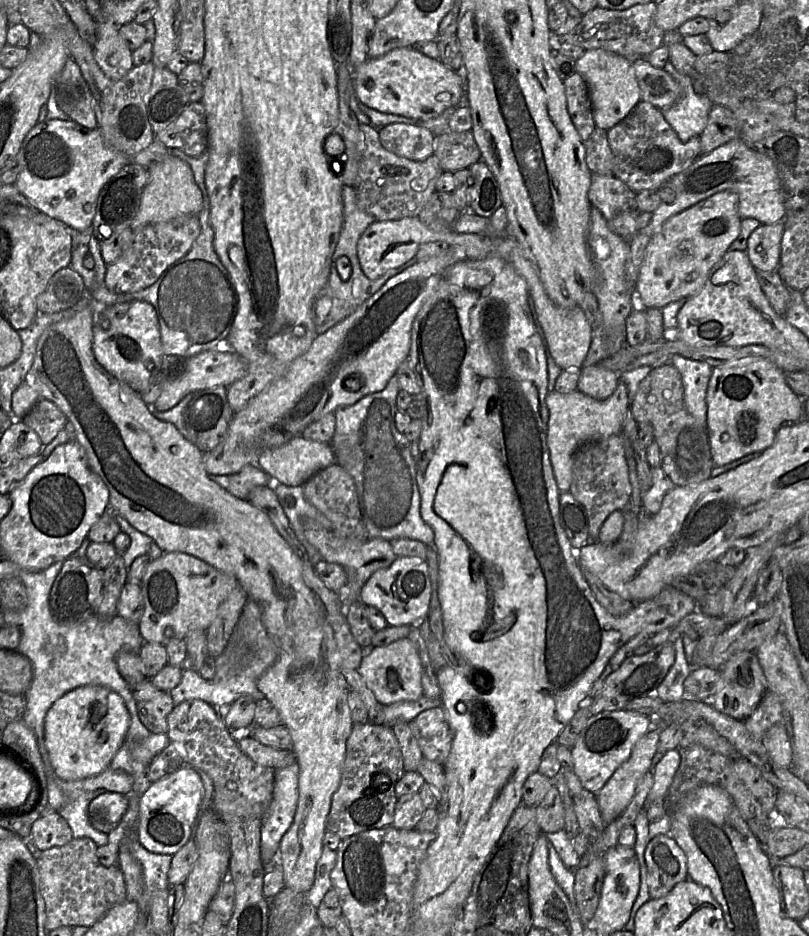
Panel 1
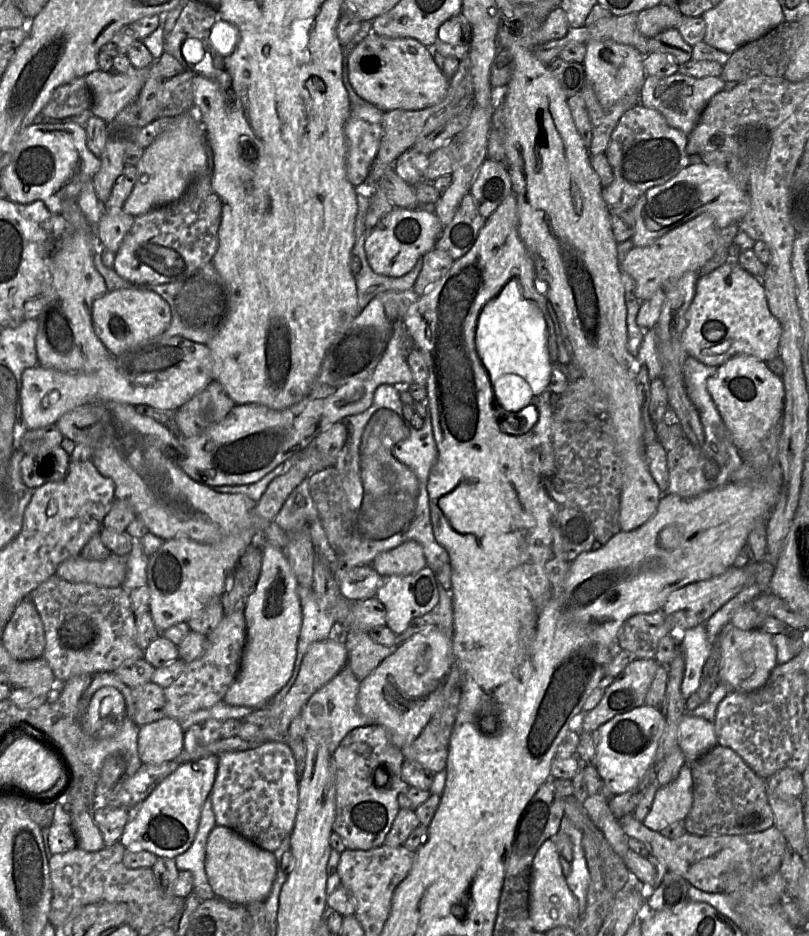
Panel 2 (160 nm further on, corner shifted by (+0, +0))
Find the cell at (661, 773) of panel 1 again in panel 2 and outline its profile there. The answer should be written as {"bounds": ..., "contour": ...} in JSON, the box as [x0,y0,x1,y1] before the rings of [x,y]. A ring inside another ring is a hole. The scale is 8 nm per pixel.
{"bounds":[643,763,693,832],"contour":[[[685,763],[678,777],[665,786],[659,786],[652,808],[643,823],[660,832],[665,827],[686,818],[693,804],[693,782],[690,765]]]}

